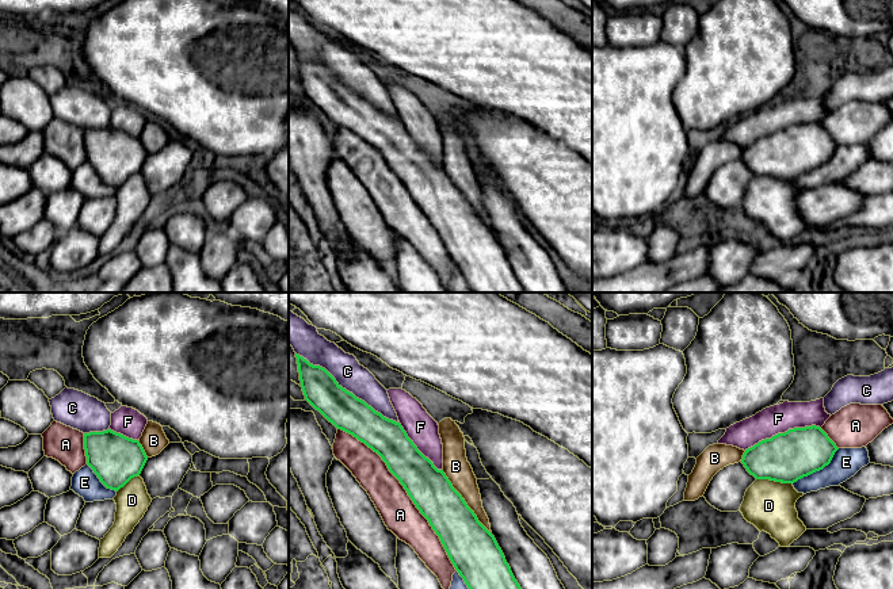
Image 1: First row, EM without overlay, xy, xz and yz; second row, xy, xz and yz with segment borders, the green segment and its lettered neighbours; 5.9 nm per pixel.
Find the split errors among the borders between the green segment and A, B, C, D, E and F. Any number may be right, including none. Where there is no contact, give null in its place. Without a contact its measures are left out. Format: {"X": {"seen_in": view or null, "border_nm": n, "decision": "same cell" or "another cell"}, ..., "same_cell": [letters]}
{"A": {"seen_in": "xz", "border_nm": 1100, "decision": "another cell"}, "B": {"seen_in": "xz", "border_nm": 480, "decision": "another cell"}, "C": {"seen_in": "xz", "border_nm": 750, "decision": "another cell"}, "D": {"seen_in": "yz", "border_nm": 220, "decision": "another cell"}, "E": {"seen_in": "yz", "border_nm": 360, "decision": "another cell"}, "F": {"seen_in": "yz", "border_nm": 480, "decision": "another cell"}, "same_cell": []}

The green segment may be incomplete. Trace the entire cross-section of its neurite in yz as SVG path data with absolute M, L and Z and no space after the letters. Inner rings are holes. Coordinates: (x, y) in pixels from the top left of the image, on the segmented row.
M816 425L789 429L745 450L741 463L756 479L794 483L828 466L839 448Z

